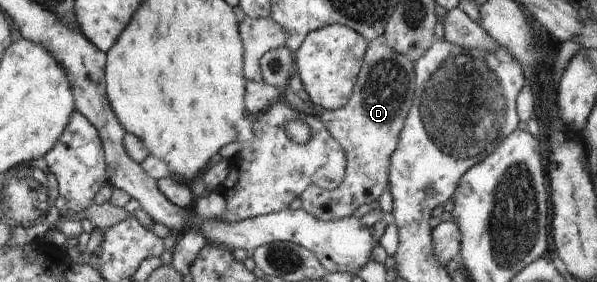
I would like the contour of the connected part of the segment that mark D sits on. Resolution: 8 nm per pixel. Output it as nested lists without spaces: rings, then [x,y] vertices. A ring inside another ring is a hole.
[[[379,36],[375,40],[368,42],[368,48],[363,58],[362,66],[357,76],[353,93],[345,107],[333,111],[323,112],[319,116],[319,120],[335,140],[339,140],[343,149],[347,152],[347,167],[345,178],[335,189],[319,188],[315,184],[307,186],[299,198],[303,203],[302,210],[309,212],[311,216],[315,216],[318,220],[331,221],[340,220],[353,215],[363,204],[371,205],[383,194],[384,188],[388,186],[389,166],[391,164],[391,156],[397,149],[400,133],[405,125],[405,118],[410,112],[413,98],[416,75],[414,63],[411,58],[407,58],[405,54],[395,52],[385,36]]]

